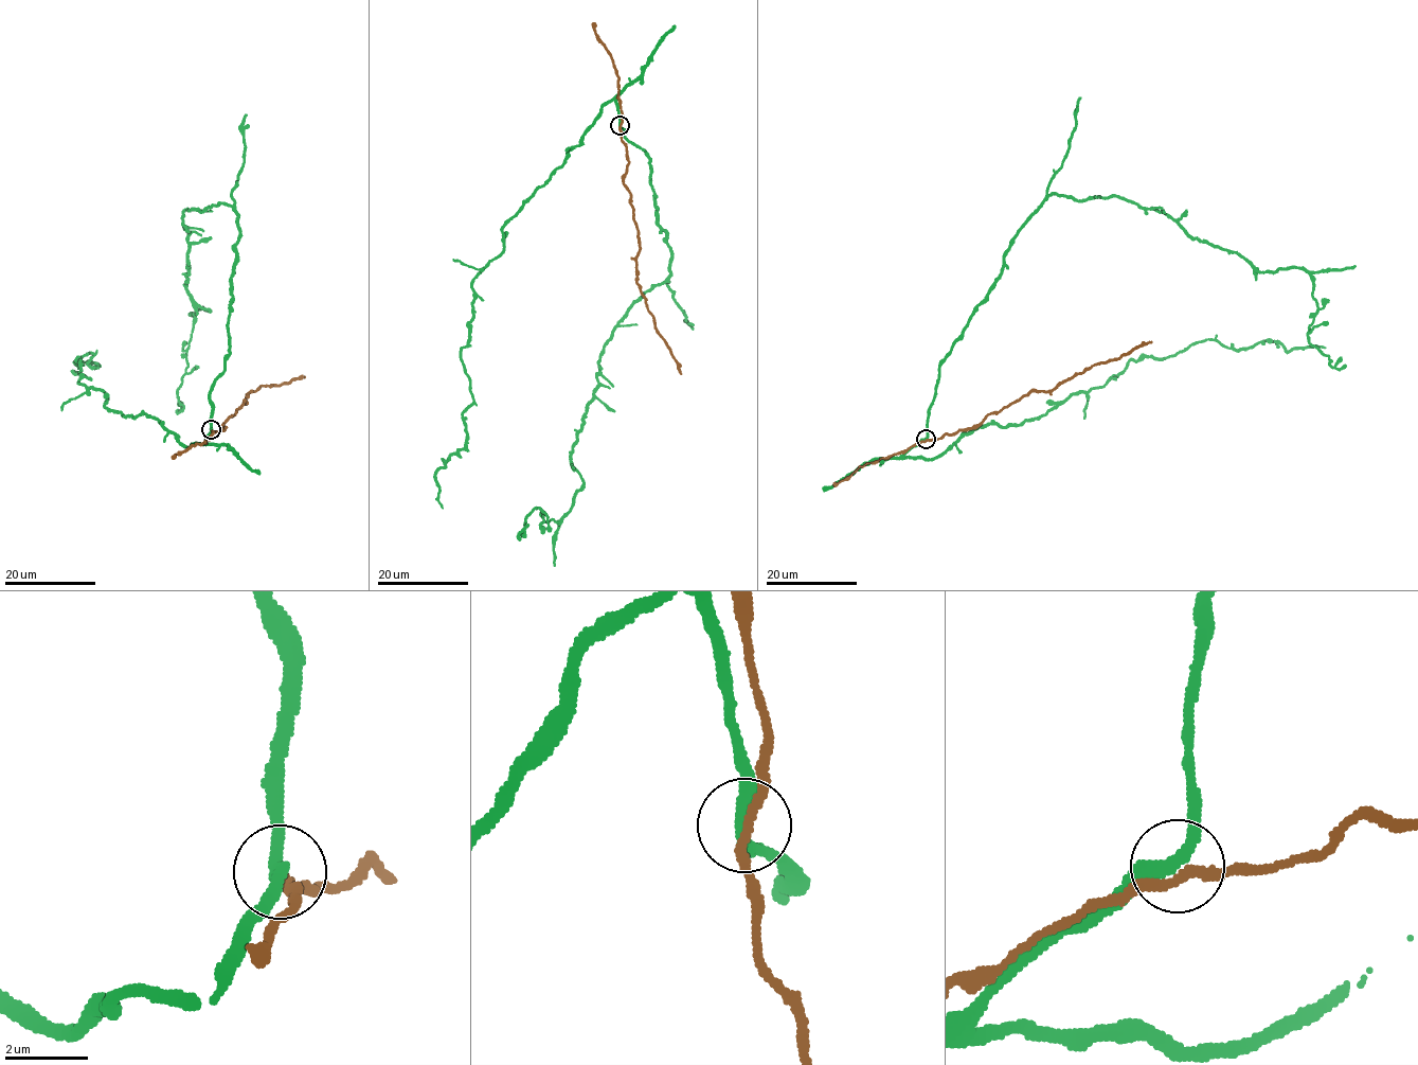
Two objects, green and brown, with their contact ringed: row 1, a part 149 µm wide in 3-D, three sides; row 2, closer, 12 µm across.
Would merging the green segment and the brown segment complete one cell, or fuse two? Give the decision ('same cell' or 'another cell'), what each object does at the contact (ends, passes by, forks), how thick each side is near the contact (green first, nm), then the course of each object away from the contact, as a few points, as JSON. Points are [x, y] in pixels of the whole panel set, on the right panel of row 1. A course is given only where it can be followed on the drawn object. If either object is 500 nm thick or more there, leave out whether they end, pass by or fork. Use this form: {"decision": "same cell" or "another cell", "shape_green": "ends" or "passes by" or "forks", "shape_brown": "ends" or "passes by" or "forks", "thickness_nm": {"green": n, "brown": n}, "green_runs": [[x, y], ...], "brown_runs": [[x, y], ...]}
{"decision": "same cell", "shape_green": "passes by", "shape_brown": "passes by", "thickness_nm": {"green": 280, "brown": 200}, "green_runs": [[926, 440], [938, 365], [1053, 193], [1164, 212], [1258, 271], [1303, 268], [1316, 303], [1309, 342], [1346, 366]], "brown_runs": [[927, 440], [941, 439], [981, 424], [988, 414], [1031, 391], [1054, 390], [1097, 364], [1118, 359], [1151, 341]]}

